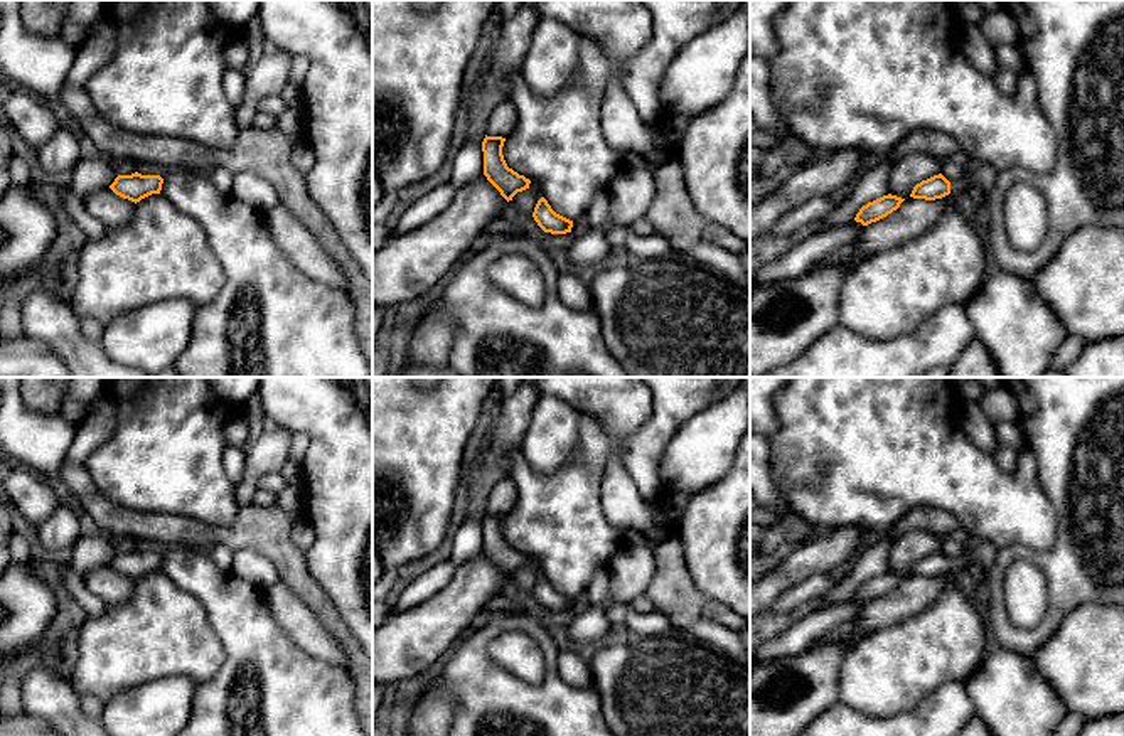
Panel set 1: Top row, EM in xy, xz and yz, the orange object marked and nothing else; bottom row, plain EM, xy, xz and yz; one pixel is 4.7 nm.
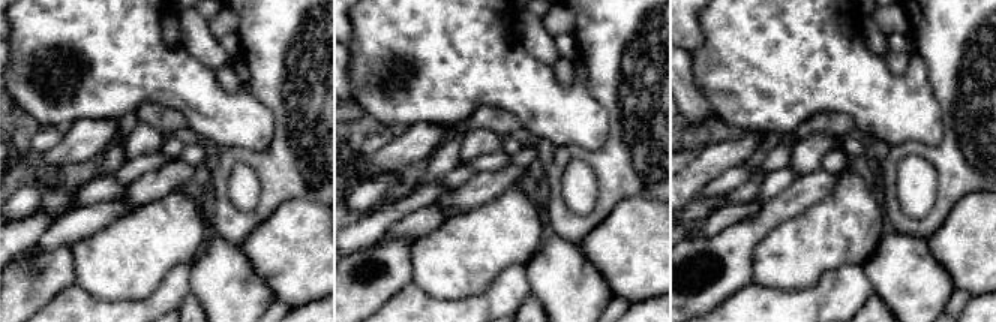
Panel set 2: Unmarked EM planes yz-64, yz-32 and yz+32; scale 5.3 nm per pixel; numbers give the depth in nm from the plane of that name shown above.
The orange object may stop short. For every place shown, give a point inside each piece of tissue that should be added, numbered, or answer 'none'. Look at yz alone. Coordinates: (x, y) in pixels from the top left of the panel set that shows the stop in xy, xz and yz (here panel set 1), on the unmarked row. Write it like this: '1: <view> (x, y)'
1: yz (964, 560)

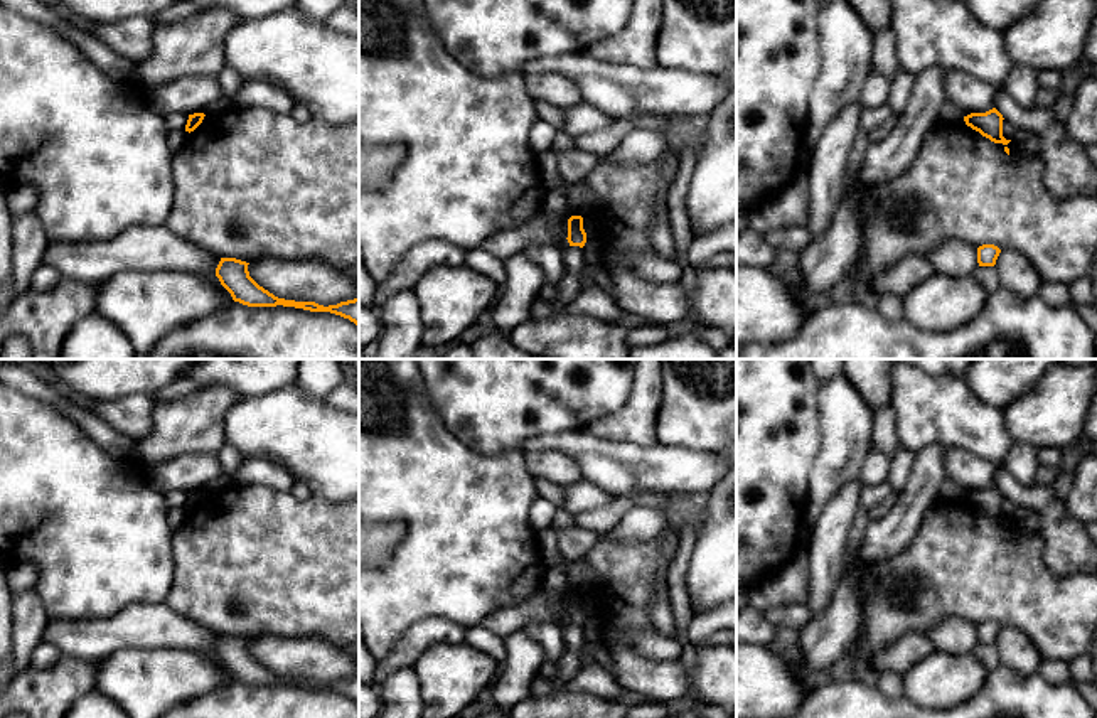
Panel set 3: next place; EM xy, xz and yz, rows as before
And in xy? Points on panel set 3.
none

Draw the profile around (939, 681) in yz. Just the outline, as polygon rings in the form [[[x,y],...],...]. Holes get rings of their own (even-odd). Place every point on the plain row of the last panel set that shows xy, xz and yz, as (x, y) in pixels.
[[[934,651],[902,678],[903,694],[917,706],[945,710],[969,701],[987,674],[974,652],[954,656]]]

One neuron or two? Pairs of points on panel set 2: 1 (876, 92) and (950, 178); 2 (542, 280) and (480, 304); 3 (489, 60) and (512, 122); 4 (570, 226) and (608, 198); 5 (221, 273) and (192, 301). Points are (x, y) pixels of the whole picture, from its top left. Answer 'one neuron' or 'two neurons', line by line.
1: two neurons
2: two neurons
3: two neurons
4: one neuron
5: two neurons

